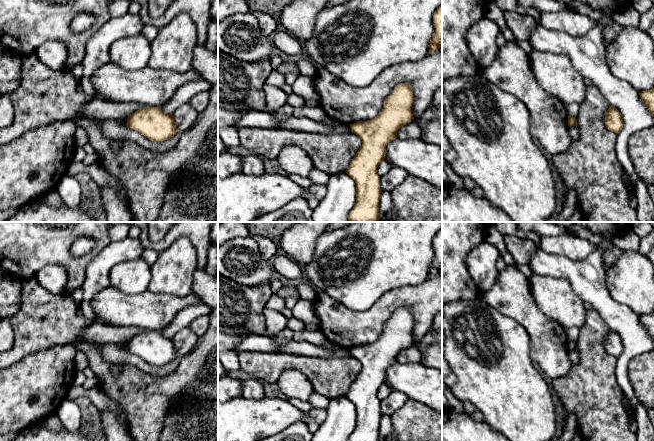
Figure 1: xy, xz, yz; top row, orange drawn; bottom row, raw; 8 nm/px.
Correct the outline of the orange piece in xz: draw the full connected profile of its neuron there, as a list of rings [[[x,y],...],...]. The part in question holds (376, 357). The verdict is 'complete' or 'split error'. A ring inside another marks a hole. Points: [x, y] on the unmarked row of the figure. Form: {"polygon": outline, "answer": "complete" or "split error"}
{"polygon": [[[401,307],[388,320],[382,334],[375,342],[350,348],[351,356],[360,361],[362,370],[345,395],[356,407],[356,426],[348,441],[379,441],[379,424],[382,415],[377,391],[385,383],[387,368],[397,362],[398,354],[414,344],[412,329],[412,312],[409,307]]], "answer": "complete"}

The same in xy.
{"polygon": [[[145,331],[130,338],[127,350],[158,367],[169,364],[177,357],[172,338],[168,338],[158,331]]], "answer": "complete"}

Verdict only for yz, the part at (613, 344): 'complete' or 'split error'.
complete

